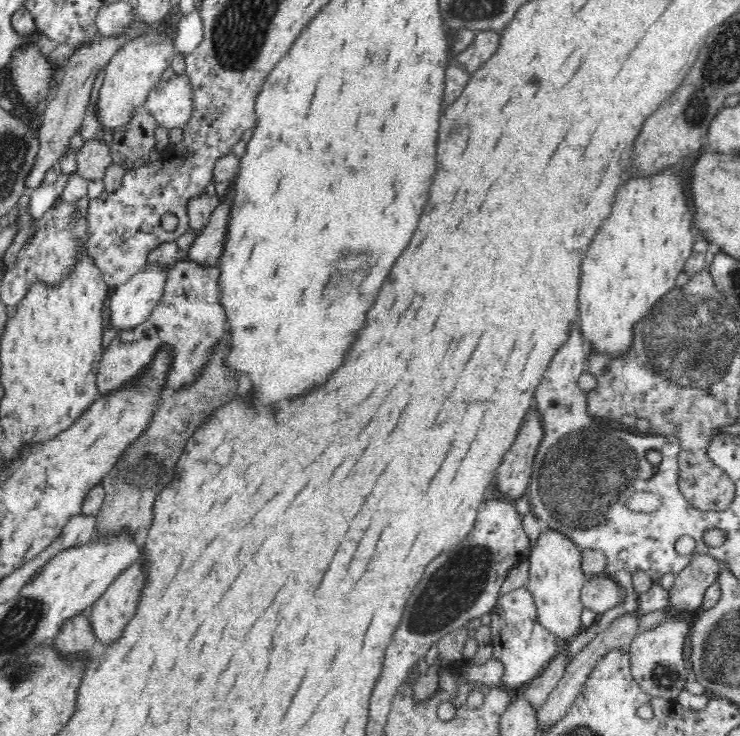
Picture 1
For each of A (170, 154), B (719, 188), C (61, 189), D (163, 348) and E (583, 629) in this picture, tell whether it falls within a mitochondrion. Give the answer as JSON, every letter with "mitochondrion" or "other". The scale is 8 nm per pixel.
{"A":"other","B":"other","C":"other","D":"other","E":"other"}

